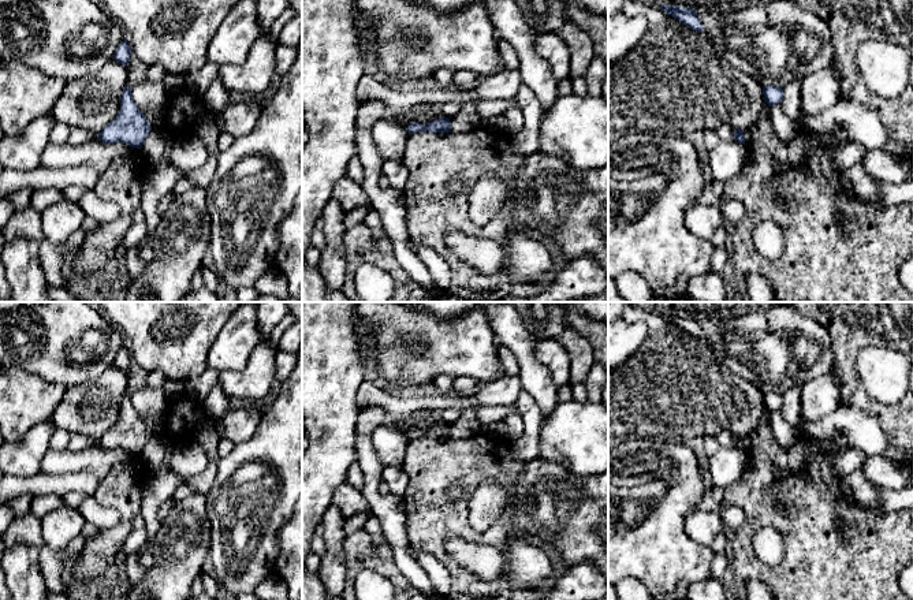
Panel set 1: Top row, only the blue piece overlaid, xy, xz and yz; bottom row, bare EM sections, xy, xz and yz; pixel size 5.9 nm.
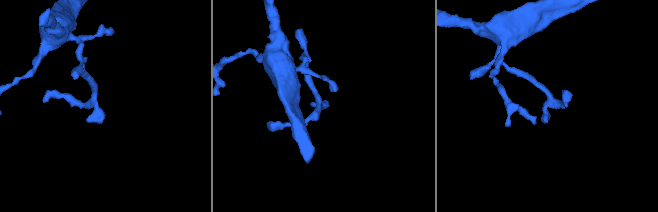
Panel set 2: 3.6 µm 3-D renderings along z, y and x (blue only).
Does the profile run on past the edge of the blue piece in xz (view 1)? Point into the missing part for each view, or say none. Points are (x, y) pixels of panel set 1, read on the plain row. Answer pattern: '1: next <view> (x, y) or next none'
1: next none

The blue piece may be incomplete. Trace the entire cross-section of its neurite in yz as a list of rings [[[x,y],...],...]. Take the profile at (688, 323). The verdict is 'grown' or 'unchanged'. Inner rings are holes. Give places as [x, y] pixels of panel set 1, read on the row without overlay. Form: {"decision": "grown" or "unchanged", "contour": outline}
{"decision": "unchanged", "contour": [[[660,312],[660,314],[674,323],[675,325],[681,327],[685,332],[703,339],[703,329],[696,318],[696,316],[682,312]]]}

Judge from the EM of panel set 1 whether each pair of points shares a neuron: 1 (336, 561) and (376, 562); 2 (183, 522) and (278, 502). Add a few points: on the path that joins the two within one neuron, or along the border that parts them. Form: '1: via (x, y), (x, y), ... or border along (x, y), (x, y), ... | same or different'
1: border along (346, 536), (343, 585) | different
2: border along (205, 495), (207, 518), (211, 526), (211, 548) | different

